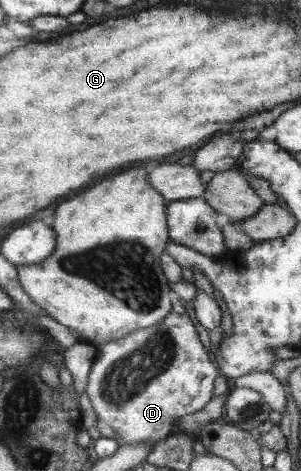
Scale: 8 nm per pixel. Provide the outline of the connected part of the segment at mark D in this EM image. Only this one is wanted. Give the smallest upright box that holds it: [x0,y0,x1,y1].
[85,313,217,447]

